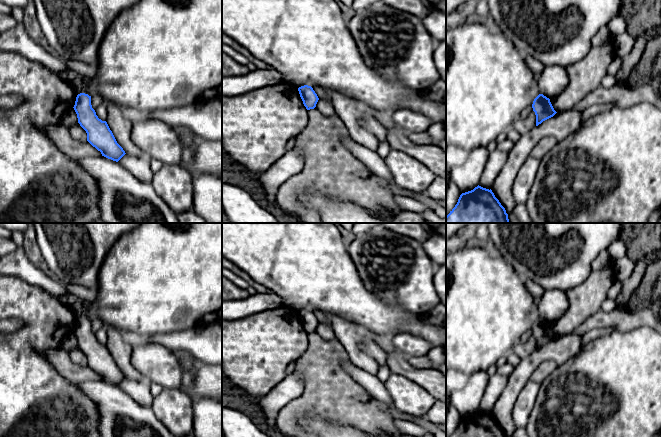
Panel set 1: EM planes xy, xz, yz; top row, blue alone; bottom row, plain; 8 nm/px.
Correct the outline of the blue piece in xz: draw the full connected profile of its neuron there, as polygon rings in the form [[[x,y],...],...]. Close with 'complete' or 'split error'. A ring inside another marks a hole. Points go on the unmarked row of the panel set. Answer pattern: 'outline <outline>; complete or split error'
outline [[[304,309],[299,311],[298,315],[306,333],[314,333],[319,322],[313,312],[311,310]]]; complete

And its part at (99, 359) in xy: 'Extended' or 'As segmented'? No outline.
As segmented

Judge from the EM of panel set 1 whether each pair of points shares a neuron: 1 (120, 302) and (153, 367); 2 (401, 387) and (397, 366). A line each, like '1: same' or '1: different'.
1: different
2: different

